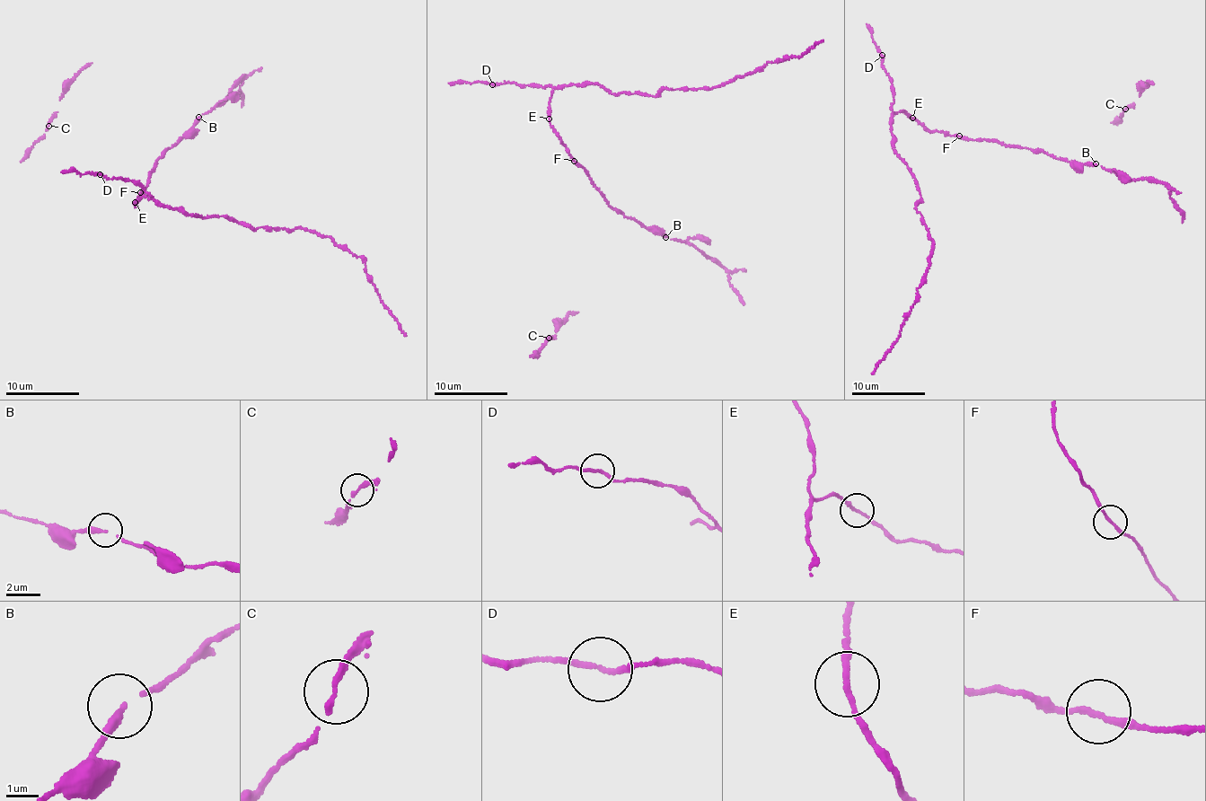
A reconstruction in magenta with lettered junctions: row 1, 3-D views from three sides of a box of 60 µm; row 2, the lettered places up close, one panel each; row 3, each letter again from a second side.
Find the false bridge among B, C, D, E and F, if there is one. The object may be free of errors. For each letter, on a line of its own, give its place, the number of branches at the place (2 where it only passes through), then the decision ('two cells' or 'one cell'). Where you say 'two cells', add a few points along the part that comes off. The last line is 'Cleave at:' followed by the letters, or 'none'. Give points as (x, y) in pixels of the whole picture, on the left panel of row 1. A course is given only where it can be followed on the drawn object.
B: at (198, 117); 2 branches meet; one cell
C: at (48, 126); 2 branches meet; one cell
D: at (100, 174); 2 branches meet; one cell
E: at (135, 202); 2 branches meet; one cell
F: at (140, 192); 2 branches meet; one cell
Cleave at: none

